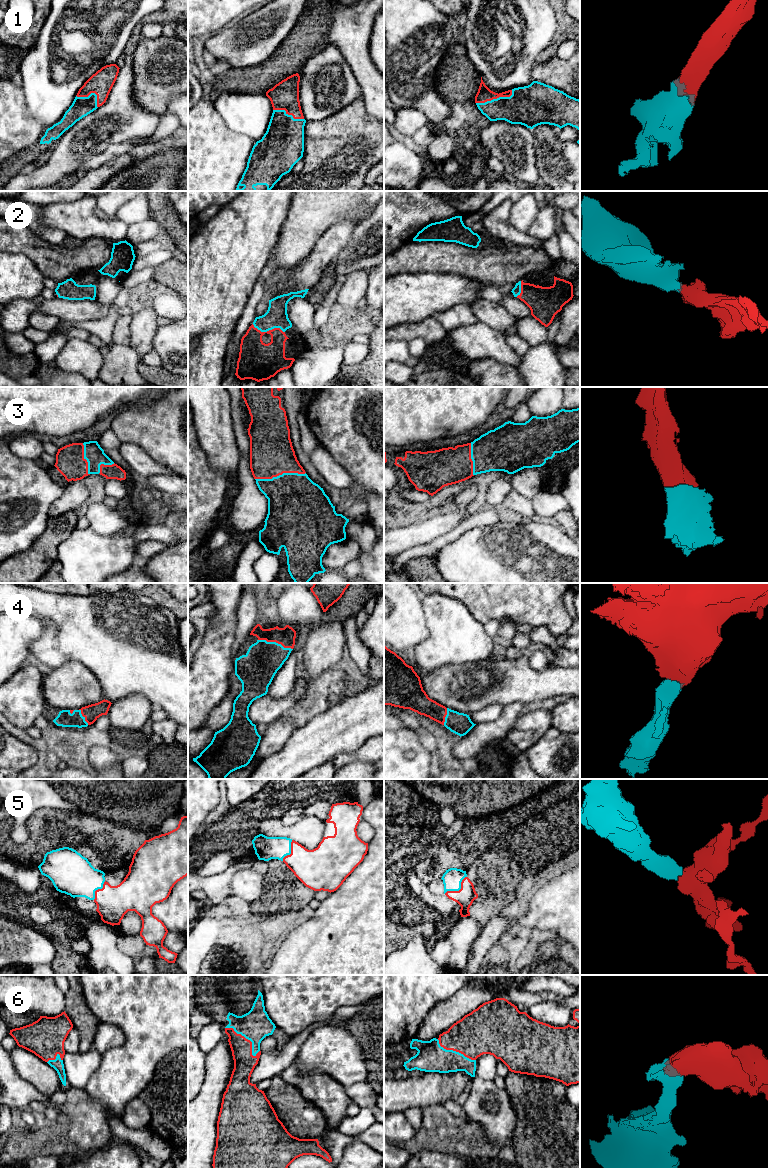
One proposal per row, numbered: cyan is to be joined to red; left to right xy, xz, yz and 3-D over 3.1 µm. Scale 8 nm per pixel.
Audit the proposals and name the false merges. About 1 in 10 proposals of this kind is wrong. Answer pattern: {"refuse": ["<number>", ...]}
{"refuse": []}

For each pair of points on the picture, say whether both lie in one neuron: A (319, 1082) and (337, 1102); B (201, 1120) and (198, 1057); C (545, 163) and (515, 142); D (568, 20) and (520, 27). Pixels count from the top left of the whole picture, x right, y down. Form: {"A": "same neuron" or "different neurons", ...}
{"A": "same neuron", "B": "different neurons", "C": "different neurons", "D": "different neurons"}

